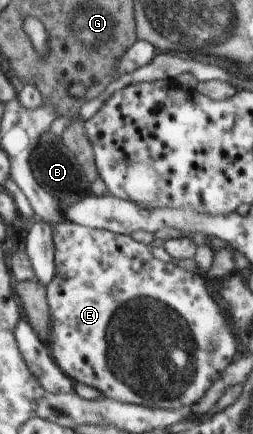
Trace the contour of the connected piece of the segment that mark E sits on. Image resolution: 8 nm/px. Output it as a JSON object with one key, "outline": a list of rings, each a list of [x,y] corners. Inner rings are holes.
{"outline":[[[69,222],[59,223],[51,228],[56,272],[49,284],[44,286],[48,306],[48,337],[46,339],[51,349],[51,356],[54,356],[59,368],[62,368],[63,372],[71,377],[71,380],[91,386],[99,391],[101,397],[120,403],[169,410],[179,407],[189,408],[197,403],[213,386],[214,380],[217,380],[218,376],[230,366],[231,358],[235,354],[233,334],[229,326],[225,324],[225,316],[215,304],[215,300],[211,302],[211,296],[205,290],[205,282],[199,276],[189,274],[188,271],[177,267],[175,262],[163,263],[153,258],[149,246],[136,242],[129,235],[120,235],[103,229],[89,229],[86,226]]]}

